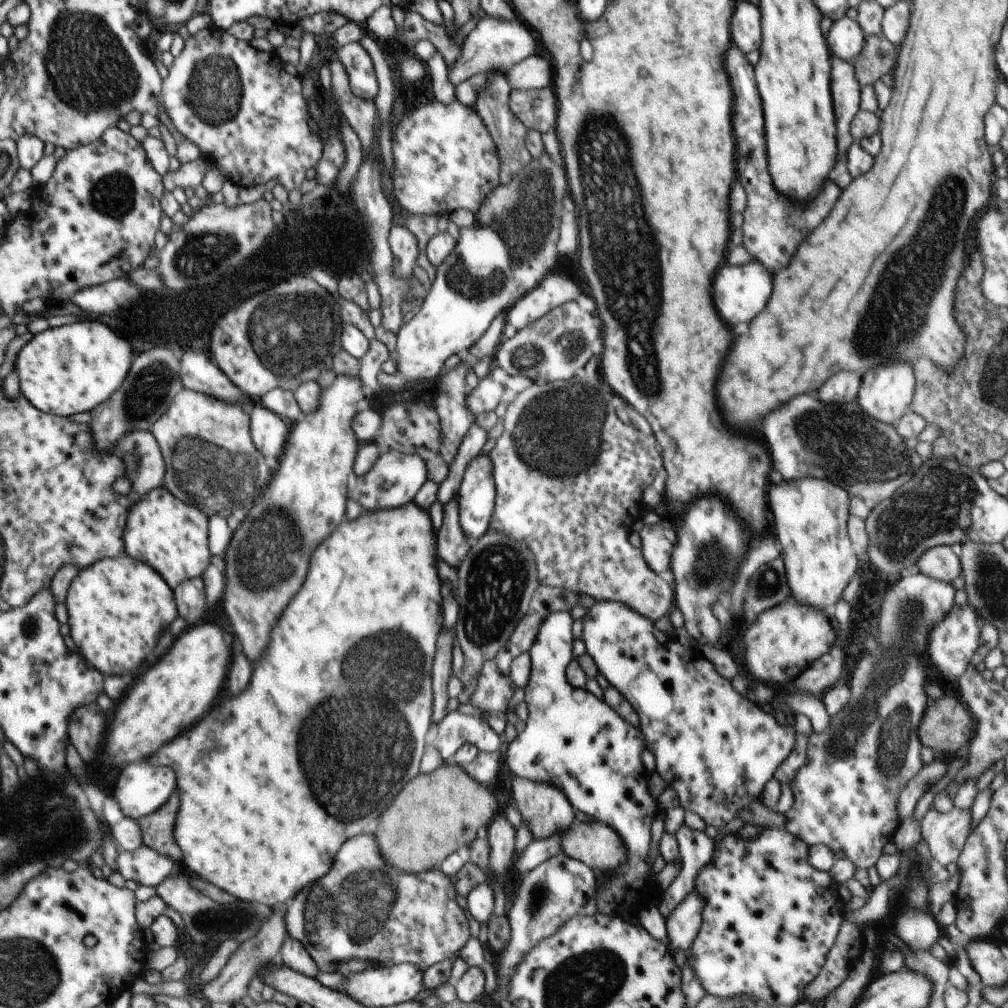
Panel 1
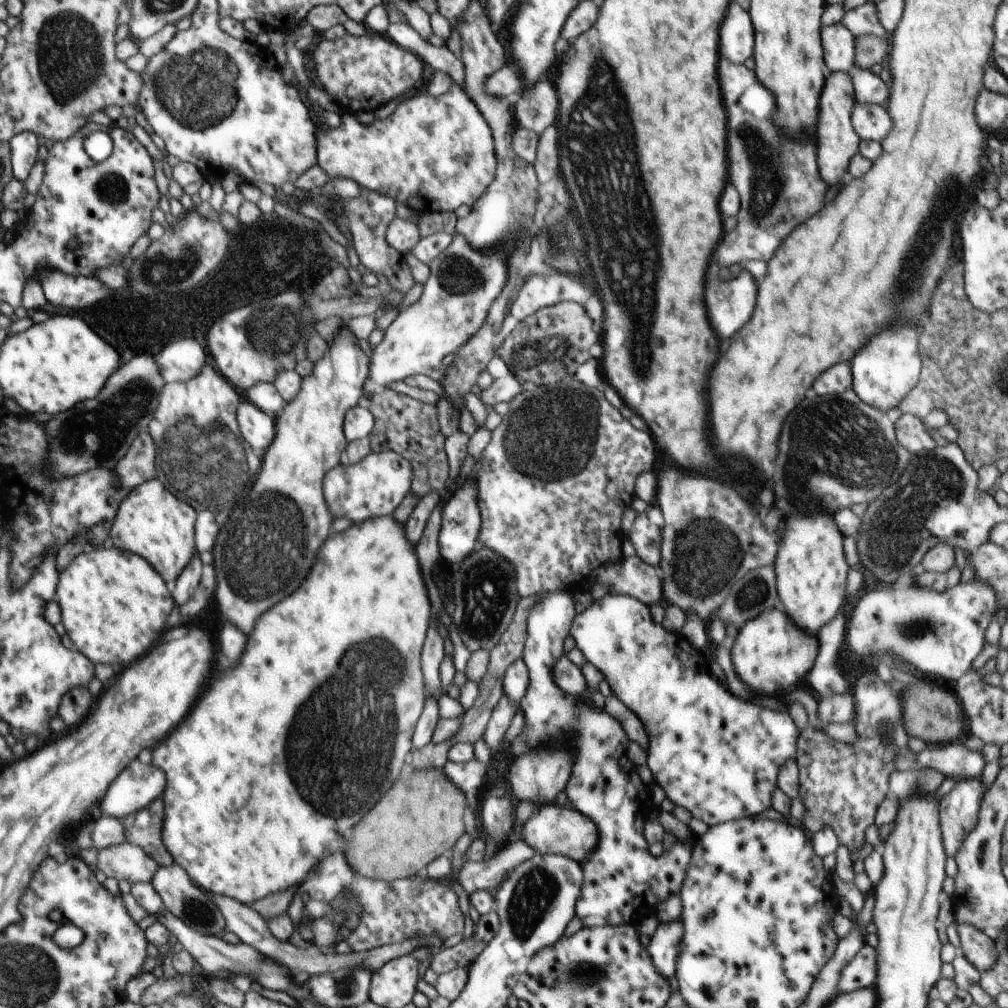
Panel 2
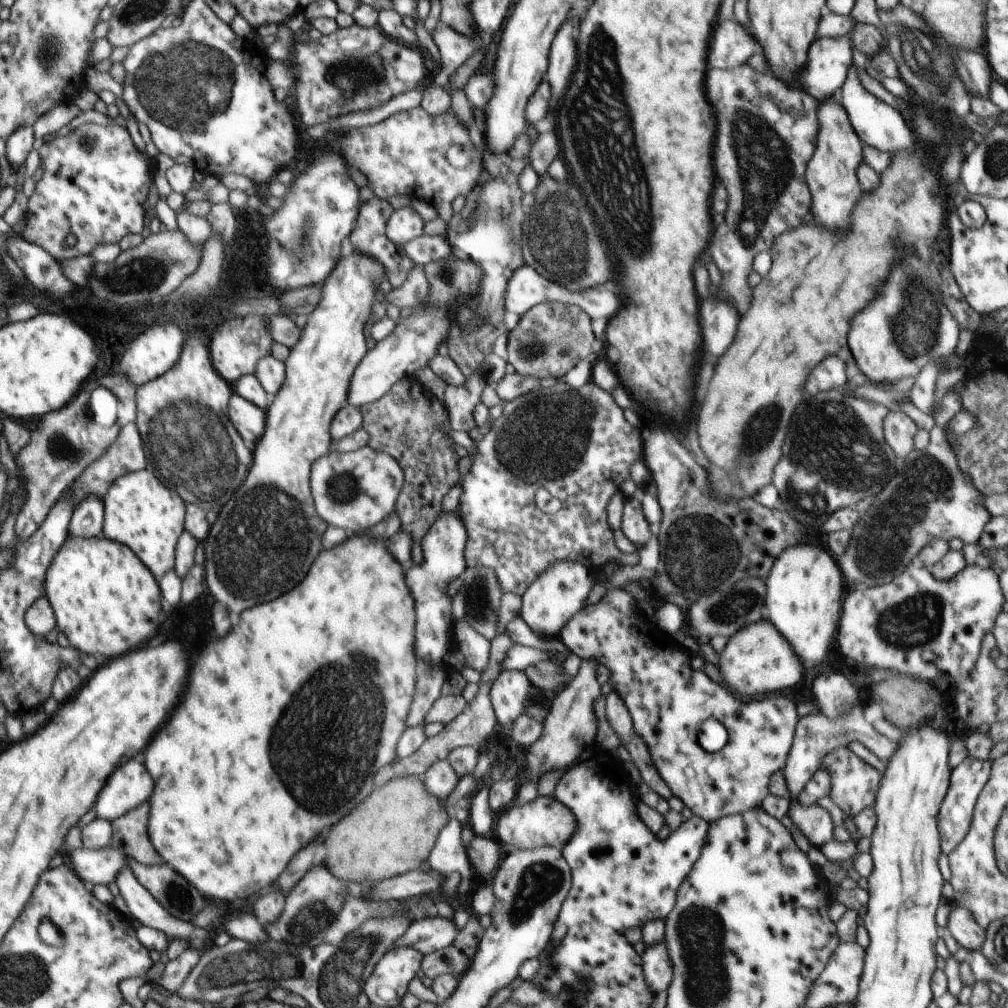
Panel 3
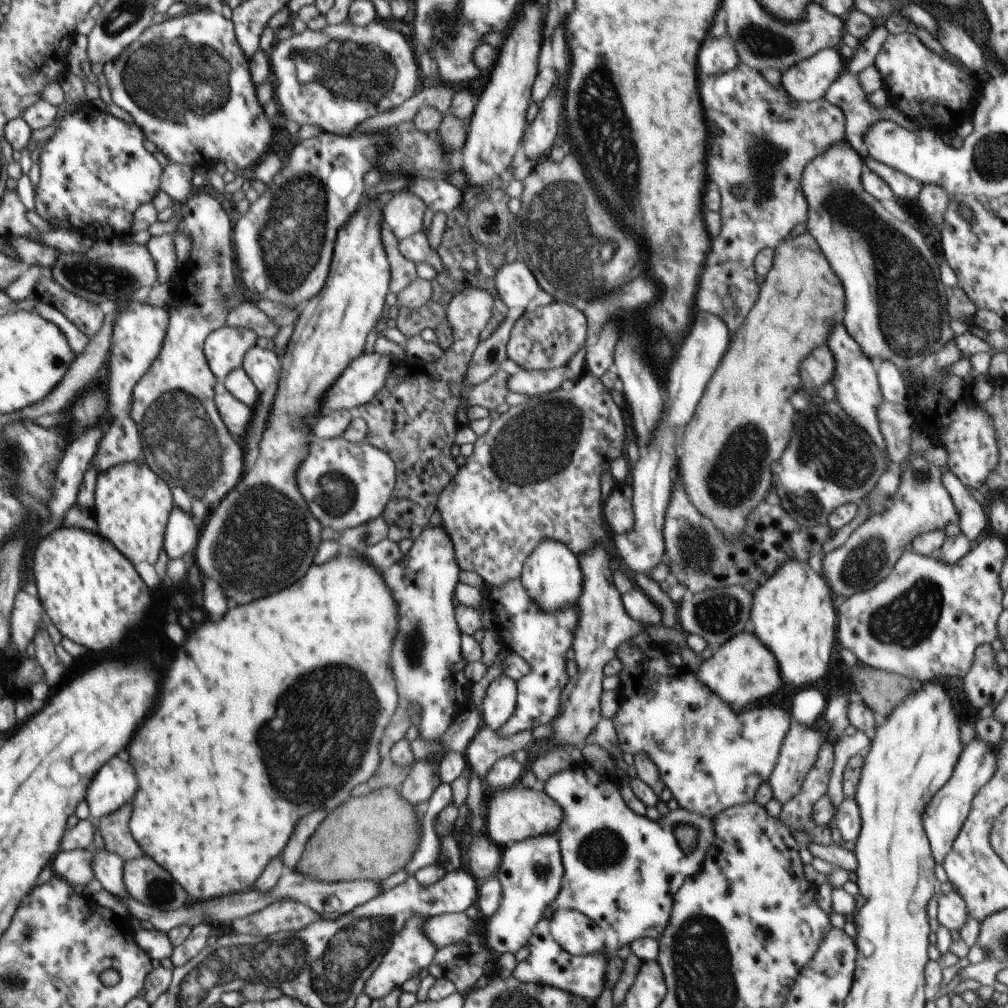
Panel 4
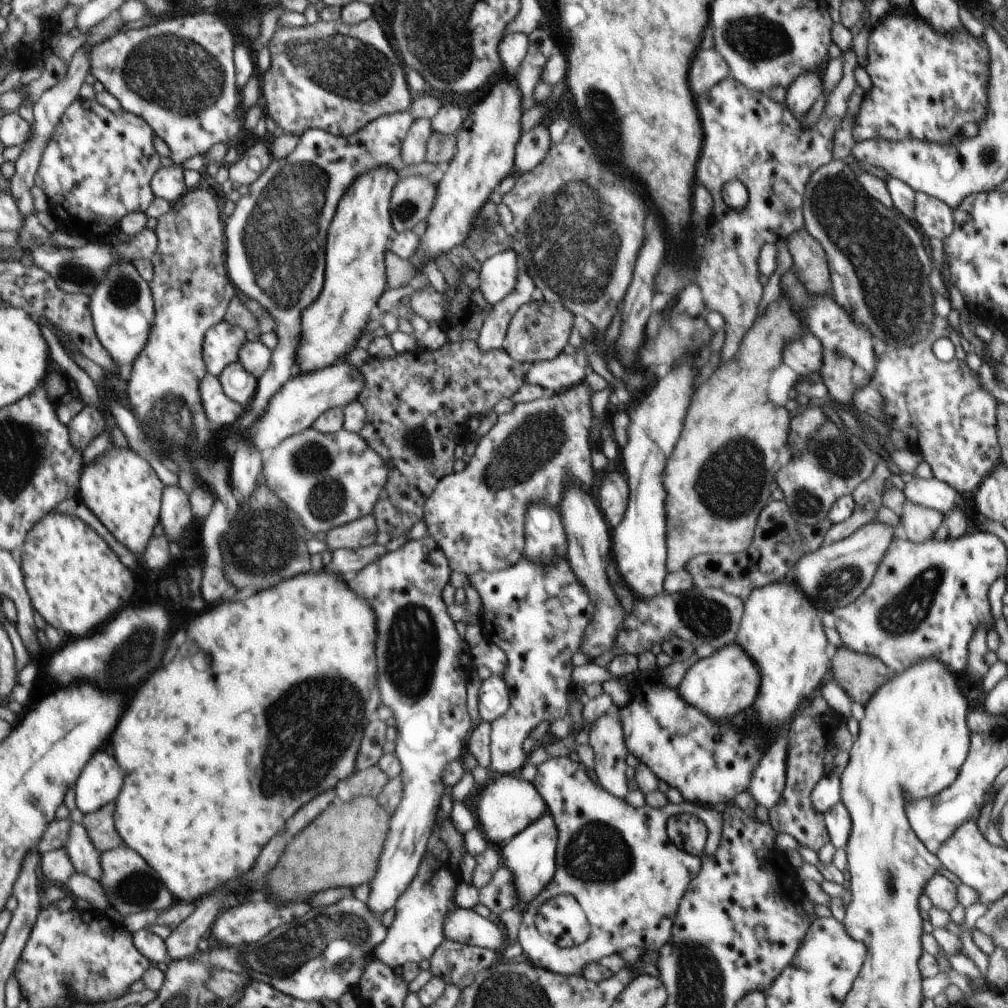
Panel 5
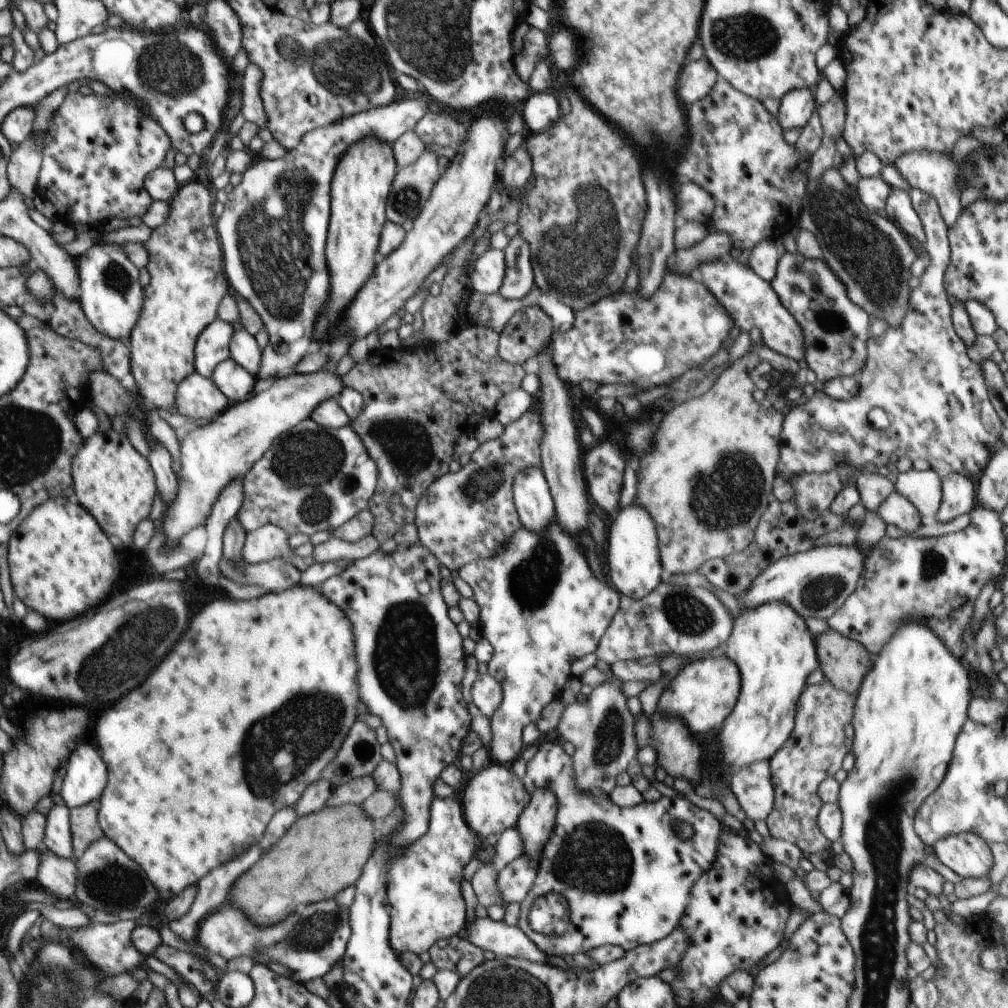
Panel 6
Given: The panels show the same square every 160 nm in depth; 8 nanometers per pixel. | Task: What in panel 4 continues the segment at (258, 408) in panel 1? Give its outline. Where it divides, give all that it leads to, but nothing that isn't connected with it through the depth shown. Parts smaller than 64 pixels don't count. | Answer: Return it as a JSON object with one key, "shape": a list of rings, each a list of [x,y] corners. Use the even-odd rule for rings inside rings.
{"shape":[[[219,381],[214,384],[214,403],[230,435],[236,442],[242,443],[242,436],[246,436],[246,430],[252,422],[253,408],[236,400],[226,390],[224,383]]]}

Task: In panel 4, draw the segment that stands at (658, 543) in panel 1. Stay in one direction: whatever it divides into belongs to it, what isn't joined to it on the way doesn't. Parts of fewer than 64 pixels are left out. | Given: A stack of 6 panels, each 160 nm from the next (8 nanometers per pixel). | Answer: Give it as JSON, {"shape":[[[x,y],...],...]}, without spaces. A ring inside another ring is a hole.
{"shape":[[[629,481],[617,484],[602,508],[613,533],[627,534],[634,529],[633,489]]]}

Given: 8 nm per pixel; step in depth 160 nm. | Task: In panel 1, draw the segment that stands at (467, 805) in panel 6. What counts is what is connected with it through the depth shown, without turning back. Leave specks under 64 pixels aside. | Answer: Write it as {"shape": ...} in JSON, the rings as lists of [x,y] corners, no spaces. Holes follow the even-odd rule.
{"shape":[[[597,821],[581,822],[560,832],[562,853],[590,866],[596,873],[612,871],[624,864],[626,846],[622,838]]]}

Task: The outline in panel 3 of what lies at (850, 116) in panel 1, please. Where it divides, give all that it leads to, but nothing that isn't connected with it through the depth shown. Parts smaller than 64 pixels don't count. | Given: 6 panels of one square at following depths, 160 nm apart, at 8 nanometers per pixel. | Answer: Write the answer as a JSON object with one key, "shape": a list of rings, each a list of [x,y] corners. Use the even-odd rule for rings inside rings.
{"shape":[[[840,95],[828,98],[828,100],[820,103],[820,106],[818,106],[818,122],[820,122],[820,130],[818,138],[816,138],[816,147],[814,155],[808,162],[805,175],[805,181],[810,190],[812,200],[810,213],[822,226],[826,226],[830,230],[846,230],[850,226],[850,212],[852,212],[852,208],[858,202],[860,192],[862,192],[856,172],[858,166],[863,164],[864,145],[850,125],[849,117],[841,102]]]}

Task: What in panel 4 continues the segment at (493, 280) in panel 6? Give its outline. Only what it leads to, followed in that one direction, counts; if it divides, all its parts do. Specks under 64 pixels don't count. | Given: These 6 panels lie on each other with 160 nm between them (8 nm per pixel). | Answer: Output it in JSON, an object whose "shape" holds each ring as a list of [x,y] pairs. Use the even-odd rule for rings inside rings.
{"shape":[[[520,260],[500,267],[493,277],[500,299],[508,309],[526,309],[530,301],[542,290],[534,274]]]}

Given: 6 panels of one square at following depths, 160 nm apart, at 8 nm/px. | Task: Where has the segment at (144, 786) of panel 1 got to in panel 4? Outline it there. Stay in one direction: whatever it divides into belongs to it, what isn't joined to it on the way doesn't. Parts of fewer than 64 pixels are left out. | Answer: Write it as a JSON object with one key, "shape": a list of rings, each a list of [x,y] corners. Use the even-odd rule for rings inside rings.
{"shape":[[[112,758],[102,770],[96,774],[96,782],[92,782],[92,790],[88,790],[88,806],[90,818],[98,822],[100,818],[116,812],[123,805],[129,805],[136,796],[138,780],[128,760]]]}

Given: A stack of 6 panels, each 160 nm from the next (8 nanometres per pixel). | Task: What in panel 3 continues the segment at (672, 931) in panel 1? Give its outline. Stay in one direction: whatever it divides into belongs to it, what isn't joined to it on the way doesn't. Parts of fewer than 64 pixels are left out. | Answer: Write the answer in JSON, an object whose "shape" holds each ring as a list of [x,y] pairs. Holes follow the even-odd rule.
{"shape":[[[662,941],[648,946],[641,958],[644,982],[648,984],[648,990],[652,990],[652,994],[656,997],[657,994],[668,989],[673,976],[666,944]]]}

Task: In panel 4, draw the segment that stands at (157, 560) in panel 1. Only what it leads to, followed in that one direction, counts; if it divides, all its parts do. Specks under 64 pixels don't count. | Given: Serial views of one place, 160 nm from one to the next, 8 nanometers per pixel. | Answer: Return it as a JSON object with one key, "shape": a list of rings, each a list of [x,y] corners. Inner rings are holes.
{"shape":[[[143,460],[116,464],[106,472],[100,472],[94,488],[96,532],[112,542],[134,565],[142,562],[155,565],[164,547],[168,516],[175,506],[170,487]]]}

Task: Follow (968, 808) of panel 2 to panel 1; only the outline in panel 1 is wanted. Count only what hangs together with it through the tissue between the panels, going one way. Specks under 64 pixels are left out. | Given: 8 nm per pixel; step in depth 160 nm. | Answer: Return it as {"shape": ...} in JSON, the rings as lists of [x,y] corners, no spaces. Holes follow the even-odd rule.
{"shape":[[[936,805],[921,821],[922,840],[942,866],[957,862],[971,832],[972,815],[952,806],[939,809]]]}

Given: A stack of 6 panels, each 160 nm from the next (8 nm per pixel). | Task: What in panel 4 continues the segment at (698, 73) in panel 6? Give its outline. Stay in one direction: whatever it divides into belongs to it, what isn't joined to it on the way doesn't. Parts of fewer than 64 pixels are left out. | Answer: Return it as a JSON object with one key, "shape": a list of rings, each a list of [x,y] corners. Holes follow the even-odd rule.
{"shape":[[[728,35],[704,40],[700,54],[698,54],[700,76],[711,77],[723,74],[733,70],[739,64],[739,55]]]}

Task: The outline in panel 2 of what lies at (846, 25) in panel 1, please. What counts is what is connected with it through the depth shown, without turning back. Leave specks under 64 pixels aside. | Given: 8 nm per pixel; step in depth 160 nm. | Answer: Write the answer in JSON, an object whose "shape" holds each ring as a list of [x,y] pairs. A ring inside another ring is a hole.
{"shape":[[[841,22],[820,30],[827,73],[848,72],[856,64],[855,37]]]}

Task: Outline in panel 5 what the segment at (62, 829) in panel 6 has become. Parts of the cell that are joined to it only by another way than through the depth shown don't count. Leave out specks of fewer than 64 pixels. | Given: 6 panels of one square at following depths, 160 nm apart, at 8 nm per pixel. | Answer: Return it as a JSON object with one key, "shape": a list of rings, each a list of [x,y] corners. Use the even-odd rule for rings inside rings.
{"shape":[[[71,822],[68,842],[64,850],[75,866],[75,872],[100,881],[103,875],[102,853],[94,846],[84,825]]]}

